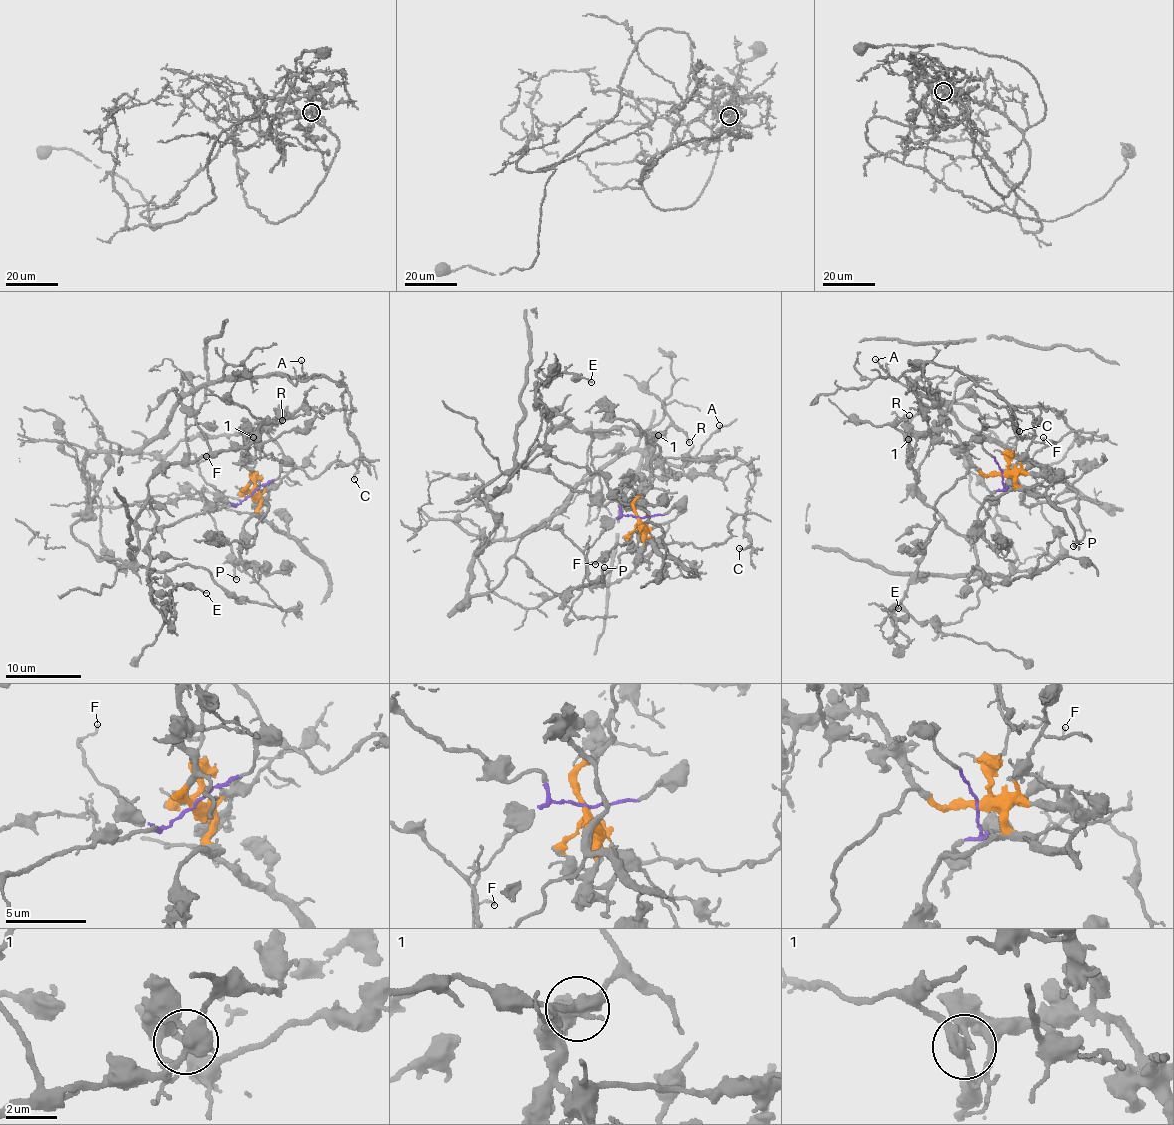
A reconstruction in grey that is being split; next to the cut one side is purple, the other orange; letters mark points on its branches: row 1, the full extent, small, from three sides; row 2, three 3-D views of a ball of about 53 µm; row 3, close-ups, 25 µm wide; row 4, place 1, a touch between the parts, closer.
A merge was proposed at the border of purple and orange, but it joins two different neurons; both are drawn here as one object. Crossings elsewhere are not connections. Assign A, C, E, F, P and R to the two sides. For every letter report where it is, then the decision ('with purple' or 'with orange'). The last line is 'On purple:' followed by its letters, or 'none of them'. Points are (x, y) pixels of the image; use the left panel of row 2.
A: (301, 360) | with orange
C: (354, 479) | with orange
E: (206, 593) | with purple
F: (206, 456) | with purple
P: (236, 579) | with orange
R: (282, 420) | with purple
On purple: E, F, R

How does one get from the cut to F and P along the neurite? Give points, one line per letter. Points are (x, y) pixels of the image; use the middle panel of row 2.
F: (639, 517), (625, 515), (614, 518), (588, 548), (586, 560), (595, 564)
P: (639, 517), (616, 567), (561, 595), (515, 551), (550, 526), (584, 554), (592, 582), (605, 568)

